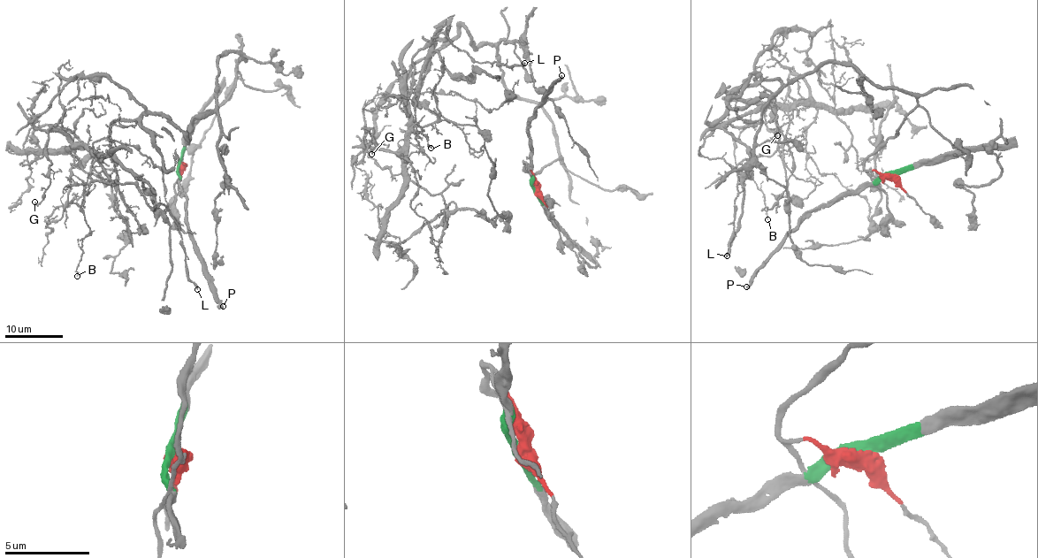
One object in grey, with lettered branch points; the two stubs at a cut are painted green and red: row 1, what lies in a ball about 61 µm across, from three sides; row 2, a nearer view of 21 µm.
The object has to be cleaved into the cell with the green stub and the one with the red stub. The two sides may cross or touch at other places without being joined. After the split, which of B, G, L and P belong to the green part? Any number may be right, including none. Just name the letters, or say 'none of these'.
P

